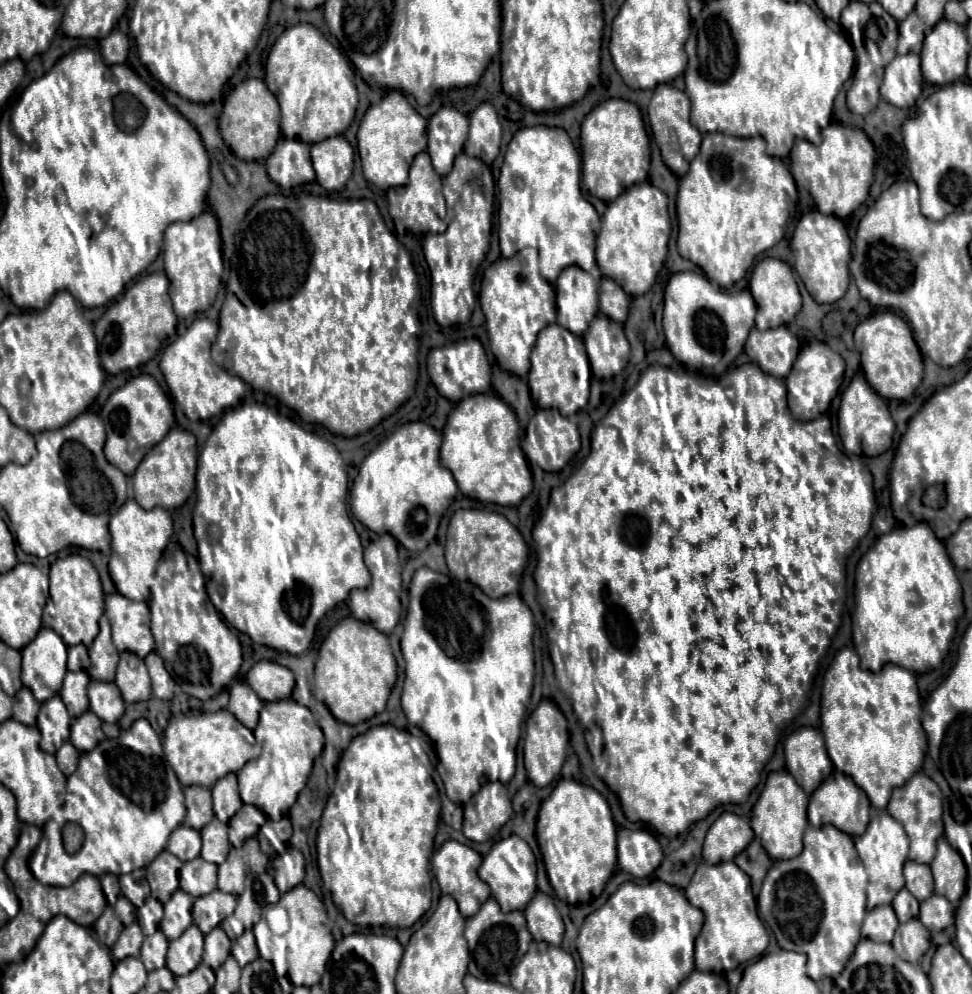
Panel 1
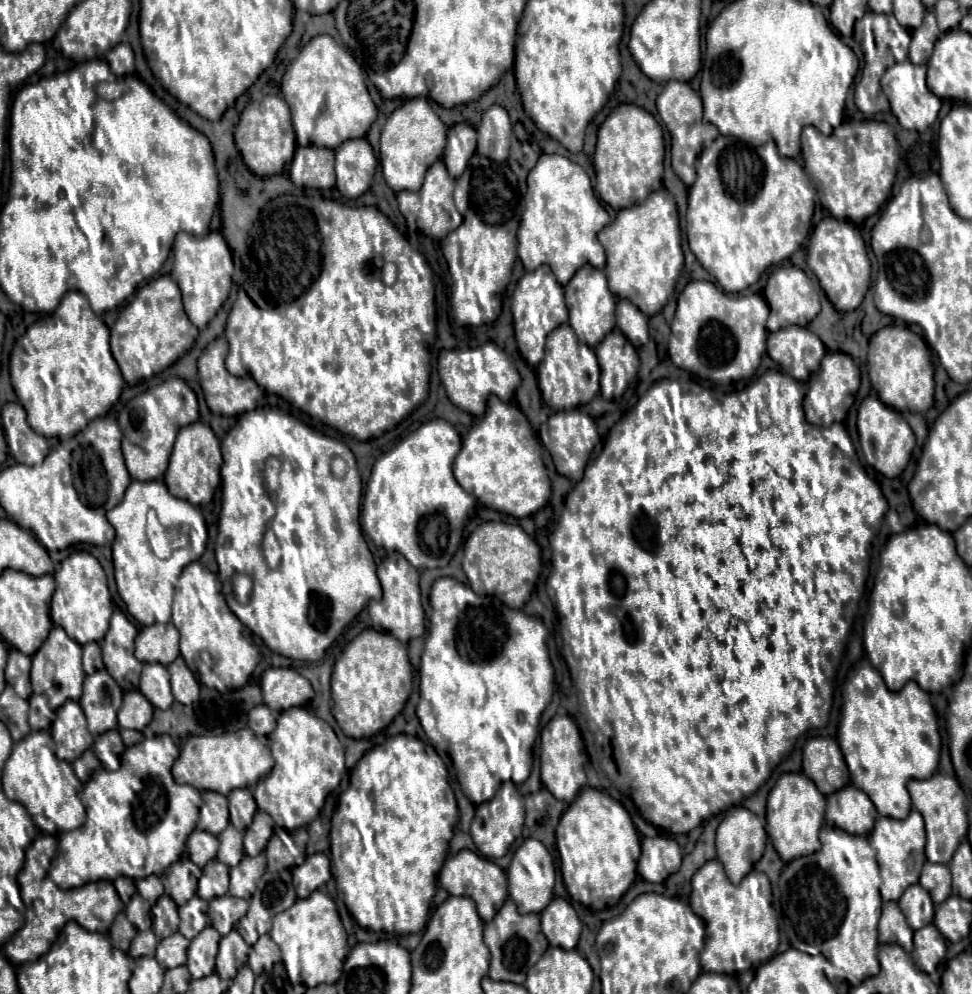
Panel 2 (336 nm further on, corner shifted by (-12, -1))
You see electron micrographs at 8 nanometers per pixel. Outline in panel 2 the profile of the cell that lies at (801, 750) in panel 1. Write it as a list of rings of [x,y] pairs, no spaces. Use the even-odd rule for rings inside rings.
[[[814,738],[804,746],[804,760],[802,760],[802,770],[812,782],[816,782],[818,790],[822,794],[832,794],[836,788],[828,784],[824,772],[828,766],[834,766],[842,770],[844,780],[848,782],[848,768],[844,762],[844,756],[840,754],[840,746],[834,738]]]

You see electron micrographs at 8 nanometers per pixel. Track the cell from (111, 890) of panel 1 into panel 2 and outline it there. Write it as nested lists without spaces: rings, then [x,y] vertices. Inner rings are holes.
[[[120,876],[120,878],[114,880],[114,886],[116,886],[116,890],[118,890],[118,894],[120,894],[120,898],[122,898],[124,904],[128,904],[130,898],[136,894],[136,884],[134,884],[132,878]]]

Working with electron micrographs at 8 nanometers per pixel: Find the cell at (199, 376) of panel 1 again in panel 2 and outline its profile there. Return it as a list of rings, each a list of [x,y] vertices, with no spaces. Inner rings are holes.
[[[224,336],[210,342],[198,360],[198,376],[200,376],[200,386],[204,390],[208,408],[220,416],[238,416],[238,414],[244,414],[244,412],[250,412],[256,408],[256,402],[262,396],[262,390],[250,376],[246,376],[246,378],[232,376],[224,366],[226,354],[228,354],[228,342]]]

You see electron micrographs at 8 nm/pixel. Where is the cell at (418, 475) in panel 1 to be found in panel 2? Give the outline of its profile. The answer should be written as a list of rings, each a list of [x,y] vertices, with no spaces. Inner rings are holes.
[[[436,418],[436,420],[422,424],[416,432],[403,438],[392,450],[380,456],[372,466],[370,480],[368,480],[366,492],[364,492],[364,504],[362,504],[362,530],[376,546],[404,554],[408,558],[408,562],[412,566],[416,566],[418,570],[438,568],[438,566],[448,564],[448,560],[452,559],[462,543],[462,530],[464,530],[465,524],[475,511],[476,498],[472,494],[468,494],[456,482],[456,478],[452,474],[452,464],[454,464],[456,454],[460,452],[460,446],[462,446],[460,434],[456,432],[456,428],[450,422]],[[424,516],[444,516],[446,518],[448,546],[438,546],[436,550],[424,548],[424,542],[420,540],[422,538],[420,522],[424,520]]]

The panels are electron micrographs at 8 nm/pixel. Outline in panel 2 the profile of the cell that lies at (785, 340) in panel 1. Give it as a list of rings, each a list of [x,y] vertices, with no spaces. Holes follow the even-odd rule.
[[[788,326],[768,336],[768,356],[776,360],[786,374],[806,382],[816,374],[820,358],[824,358],[824,342],[802,326]]]

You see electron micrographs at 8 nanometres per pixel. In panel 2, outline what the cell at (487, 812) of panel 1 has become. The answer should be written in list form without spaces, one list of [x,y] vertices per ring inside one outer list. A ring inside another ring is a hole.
[[[504,782],[498,792],[494,794],[492,800],[482,802],[480,806],[476,806],[474,820],[472,820],[472,828],[470,828],[470,836],[478,848],[478,852],[486,858],[502,858],[508,848],[512,846],[512,842],[520,836],[524,826],[524,804],[522,804],[522,794],[518,792],[514,782]]]

